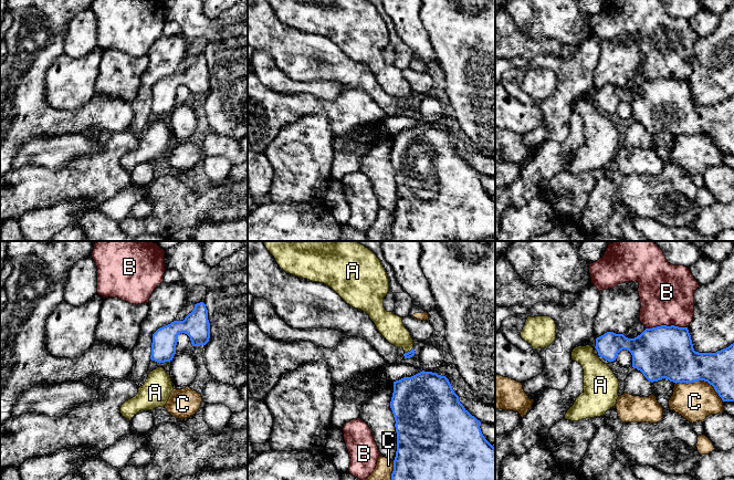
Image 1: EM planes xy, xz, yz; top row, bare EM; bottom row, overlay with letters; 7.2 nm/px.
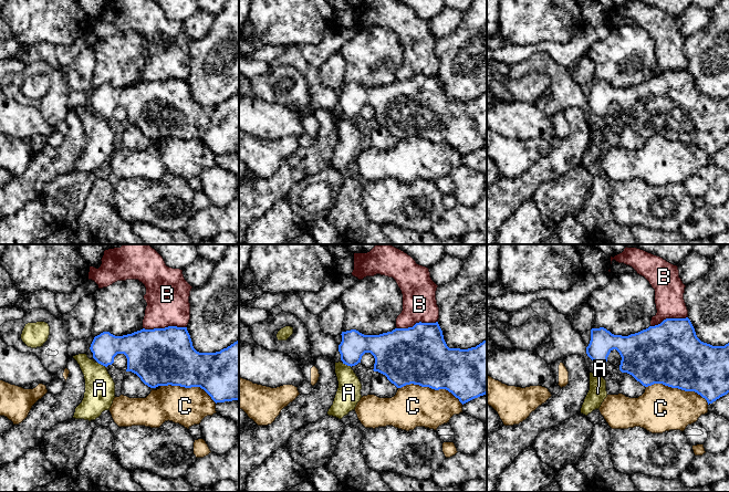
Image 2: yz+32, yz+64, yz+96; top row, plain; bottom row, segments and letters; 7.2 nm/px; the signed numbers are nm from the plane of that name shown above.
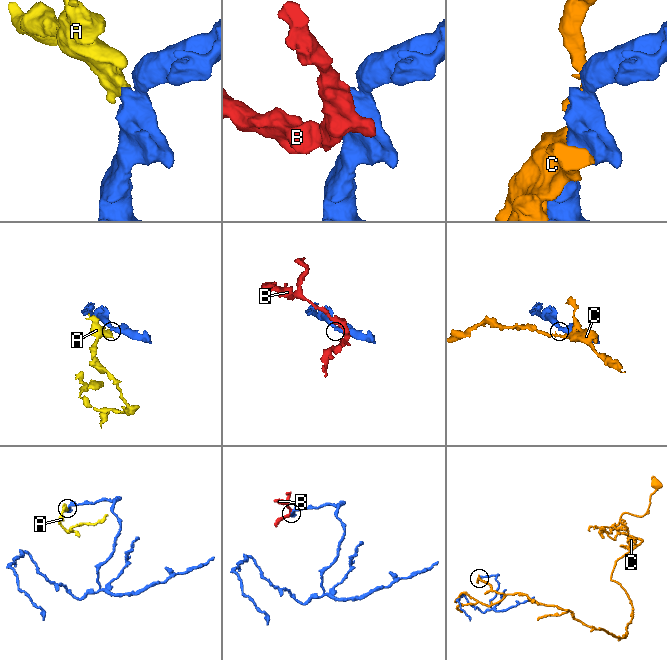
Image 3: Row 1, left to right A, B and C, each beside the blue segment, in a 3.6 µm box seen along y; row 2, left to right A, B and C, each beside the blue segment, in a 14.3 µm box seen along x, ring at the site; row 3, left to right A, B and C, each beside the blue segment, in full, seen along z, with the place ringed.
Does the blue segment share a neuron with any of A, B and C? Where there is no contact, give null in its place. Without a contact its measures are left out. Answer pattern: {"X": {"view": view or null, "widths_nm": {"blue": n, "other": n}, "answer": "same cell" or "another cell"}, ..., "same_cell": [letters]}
{"A": {"view": "xz", "widths_nm": {"blue": 50, "other": 180}, "answer": "another cell"}, "B": {"view": "yz", "widths_nm": {"blue": 380, "other": 400}, "answer": "another cell"}, "C": {"view": "yz", "widths_nm": {"blue": 320, "other": 280}, "answer": "another cell"}, "same_cell": []}

